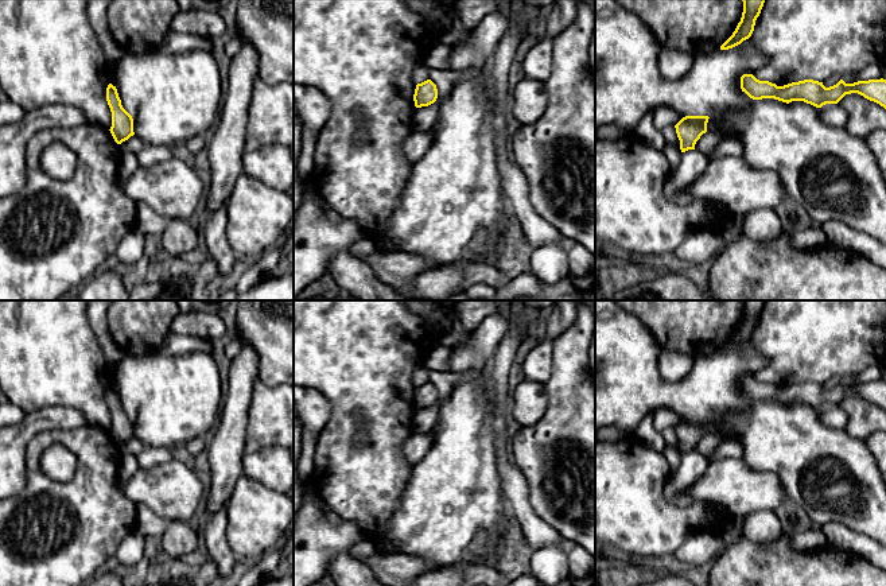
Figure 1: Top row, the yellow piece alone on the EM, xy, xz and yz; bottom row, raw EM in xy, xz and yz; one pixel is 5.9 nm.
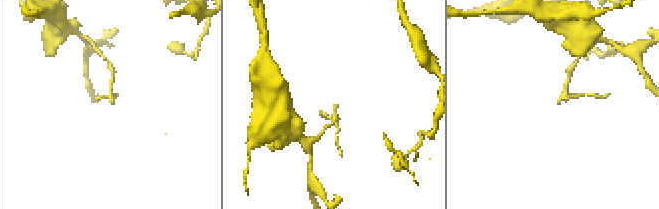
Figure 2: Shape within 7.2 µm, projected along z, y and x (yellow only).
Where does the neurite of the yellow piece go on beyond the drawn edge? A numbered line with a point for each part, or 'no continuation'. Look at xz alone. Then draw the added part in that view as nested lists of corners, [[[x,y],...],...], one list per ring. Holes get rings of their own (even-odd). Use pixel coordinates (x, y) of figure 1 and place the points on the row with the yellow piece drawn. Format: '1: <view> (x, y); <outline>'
no continuation

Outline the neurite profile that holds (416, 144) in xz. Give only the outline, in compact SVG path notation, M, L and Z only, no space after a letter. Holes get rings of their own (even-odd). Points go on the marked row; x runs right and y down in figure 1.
M434 128L428 131L413 131L401 144L401 152L407 163L413 167L415 163L430 150L435 137Z

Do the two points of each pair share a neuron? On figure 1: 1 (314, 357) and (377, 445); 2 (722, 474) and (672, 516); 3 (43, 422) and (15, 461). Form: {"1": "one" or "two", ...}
{"1": "one", "2": "two", "3": "one"}

